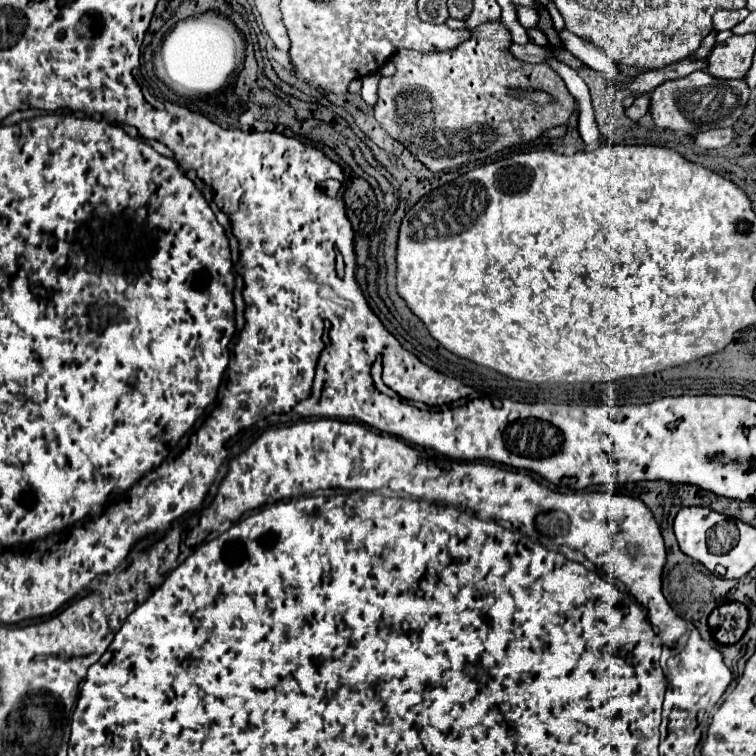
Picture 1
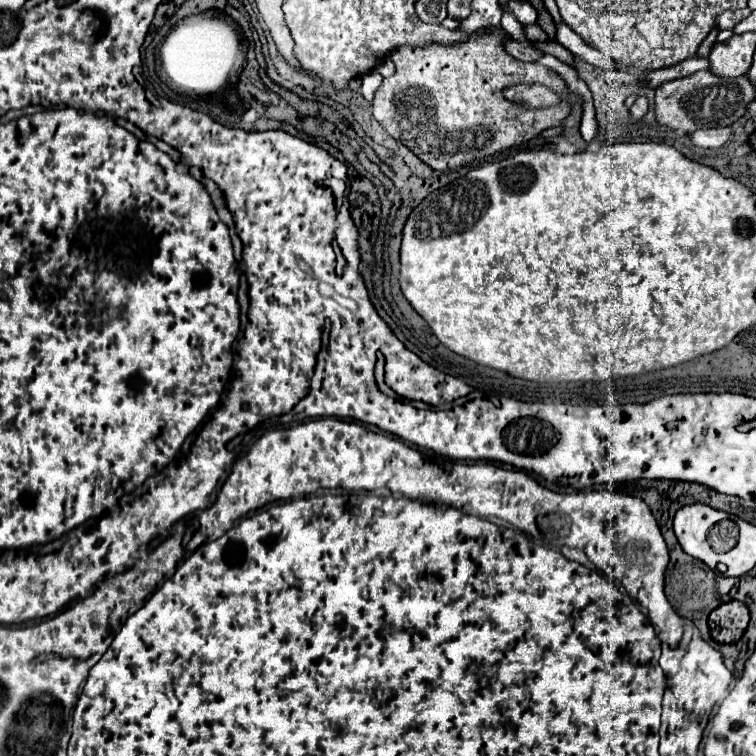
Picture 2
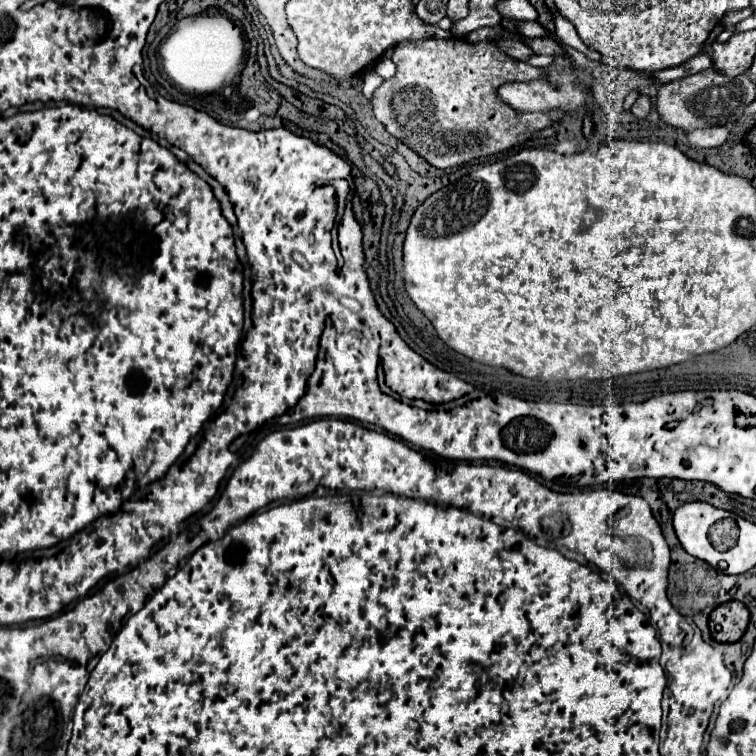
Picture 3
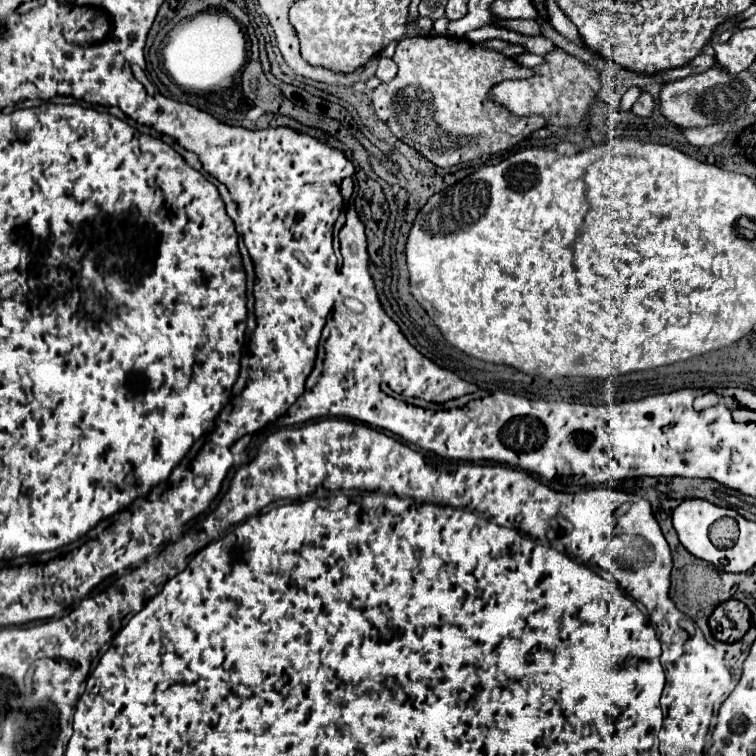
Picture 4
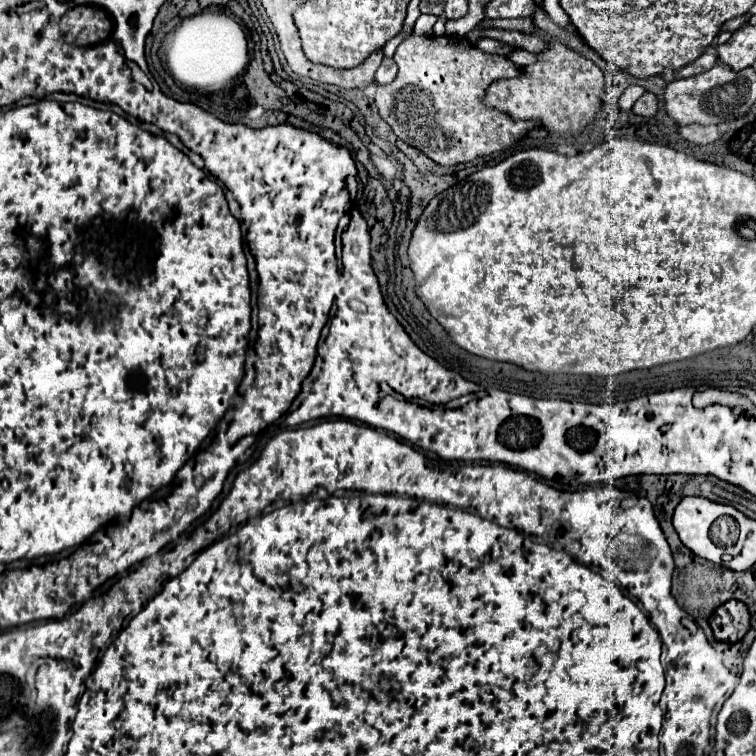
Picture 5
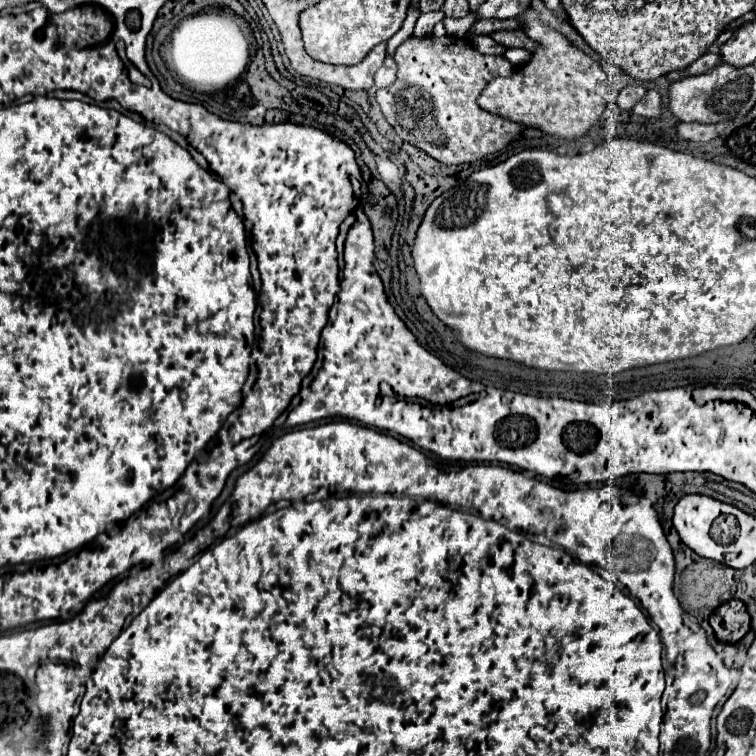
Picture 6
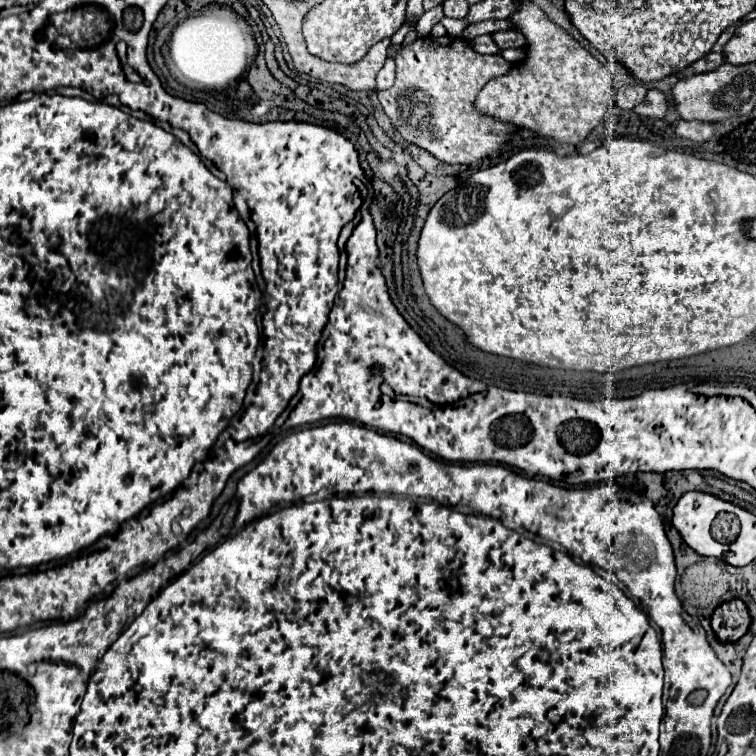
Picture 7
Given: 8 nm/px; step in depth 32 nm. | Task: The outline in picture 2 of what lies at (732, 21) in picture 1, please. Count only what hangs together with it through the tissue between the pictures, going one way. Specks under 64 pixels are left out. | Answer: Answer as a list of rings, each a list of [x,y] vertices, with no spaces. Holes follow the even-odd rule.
[[[744,8],[744,10],[728,10],[728,12],[722,12],[718,16],[718,28],[726,30],[726,28],[734,28],[742,18],[750,16],[750,8]]]

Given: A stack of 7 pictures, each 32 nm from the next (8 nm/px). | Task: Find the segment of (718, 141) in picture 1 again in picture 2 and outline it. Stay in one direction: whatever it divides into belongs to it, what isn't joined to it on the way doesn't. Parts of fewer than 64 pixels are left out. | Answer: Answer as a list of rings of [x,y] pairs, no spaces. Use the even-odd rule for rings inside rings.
[[[708,128],[708,130],[696,130],[690,134],[690,140],[698,148],[720,148],[728,142],[732,130],[730,128]]]

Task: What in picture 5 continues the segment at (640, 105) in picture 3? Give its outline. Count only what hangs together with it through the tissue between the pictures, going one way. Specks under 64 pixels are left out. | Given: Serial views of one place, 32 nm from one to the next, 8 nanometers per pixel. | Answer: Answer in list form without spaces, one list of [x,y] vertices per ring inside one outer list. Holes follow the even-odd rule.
[[[646,92],[646,94],[632,106],[632,112],[638,114],[638,116],[646,116],[646,118],[656,116],[656,112],[658,112],[658,96],[656,96],[654,92]]]

